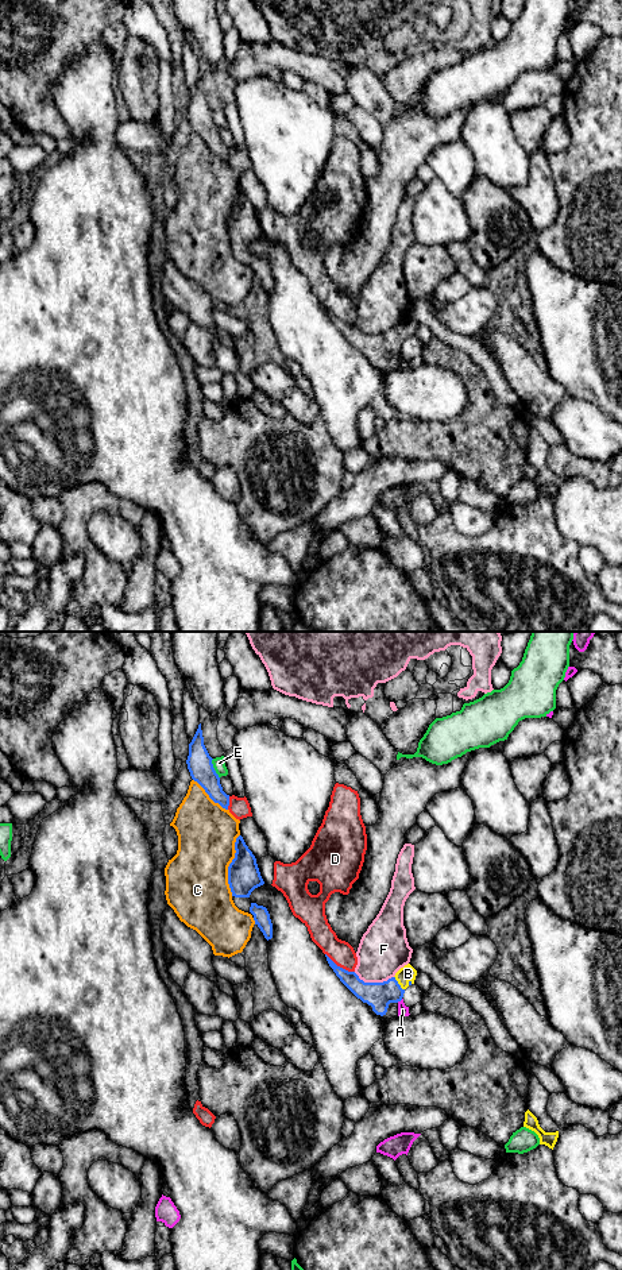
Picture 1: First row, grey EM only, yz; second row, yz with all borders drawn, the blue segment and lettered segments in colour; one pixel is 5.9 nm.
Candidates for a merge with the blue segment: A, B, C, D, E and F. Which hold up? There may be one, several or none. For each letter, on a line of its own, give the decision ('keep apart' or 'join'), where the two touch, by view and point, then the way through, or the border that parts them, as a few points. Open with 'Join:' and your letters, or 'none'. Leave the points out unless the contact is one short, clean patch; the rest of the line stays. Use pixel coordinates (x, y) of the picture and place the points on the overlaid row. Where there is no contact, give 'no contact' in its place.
Join: B
A: keep apart | yz (400, 1000)
B: join | yz (397, 983) | across yz (378, 995), (387, 992), (397, 983), (408, 973)
C: keep apart | yz (230, 865)
D: keep apart | yz (339, 967)
E: keep apart | yz (213, 768)
F: keep apart | yz (374, 983)

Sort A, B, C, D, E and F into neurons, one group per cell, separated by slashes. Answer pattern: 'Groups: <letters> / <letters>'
Groups: A / B / C / D / E / F

